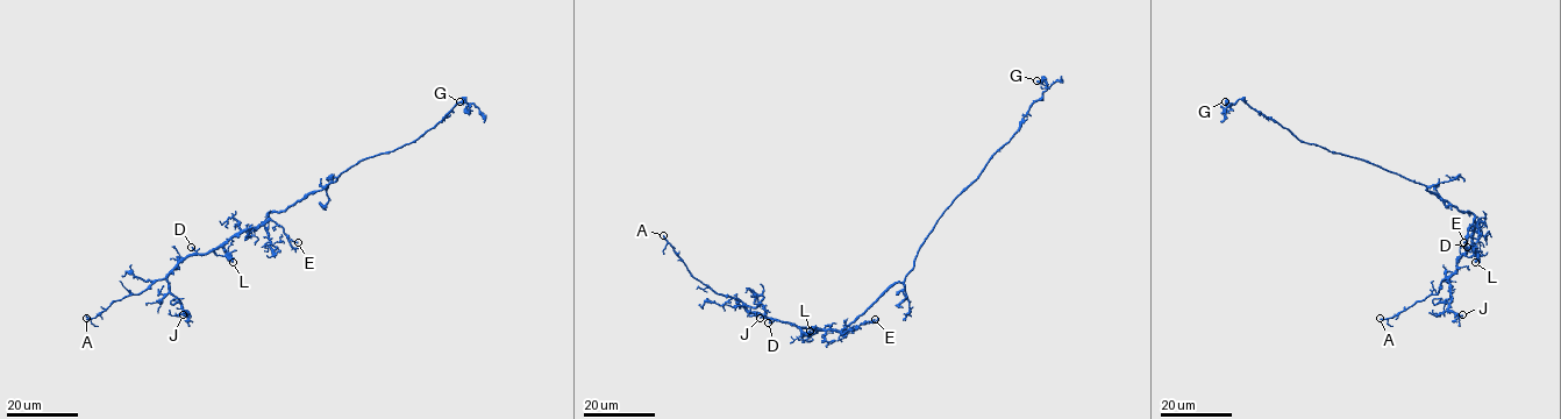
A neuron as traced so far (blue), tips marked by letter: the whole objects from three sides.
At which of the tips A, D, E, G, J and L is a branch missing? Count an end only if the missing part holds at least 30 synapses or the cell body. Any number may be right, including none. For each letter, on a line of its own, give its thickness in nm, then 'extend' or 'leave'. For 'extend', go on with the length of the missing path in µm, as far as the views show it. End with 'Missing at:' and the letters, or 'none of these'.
A: calibre 190 nm; extend; missing 7 µm
D: calibre 80 nm; leave
E: calibre 140 nm; leave
G: calibre 400 nm; leave
J: calibre 160 nm; leave
L: calibre 280 nm; extend; missing 10 µm
Missing at: A, L

